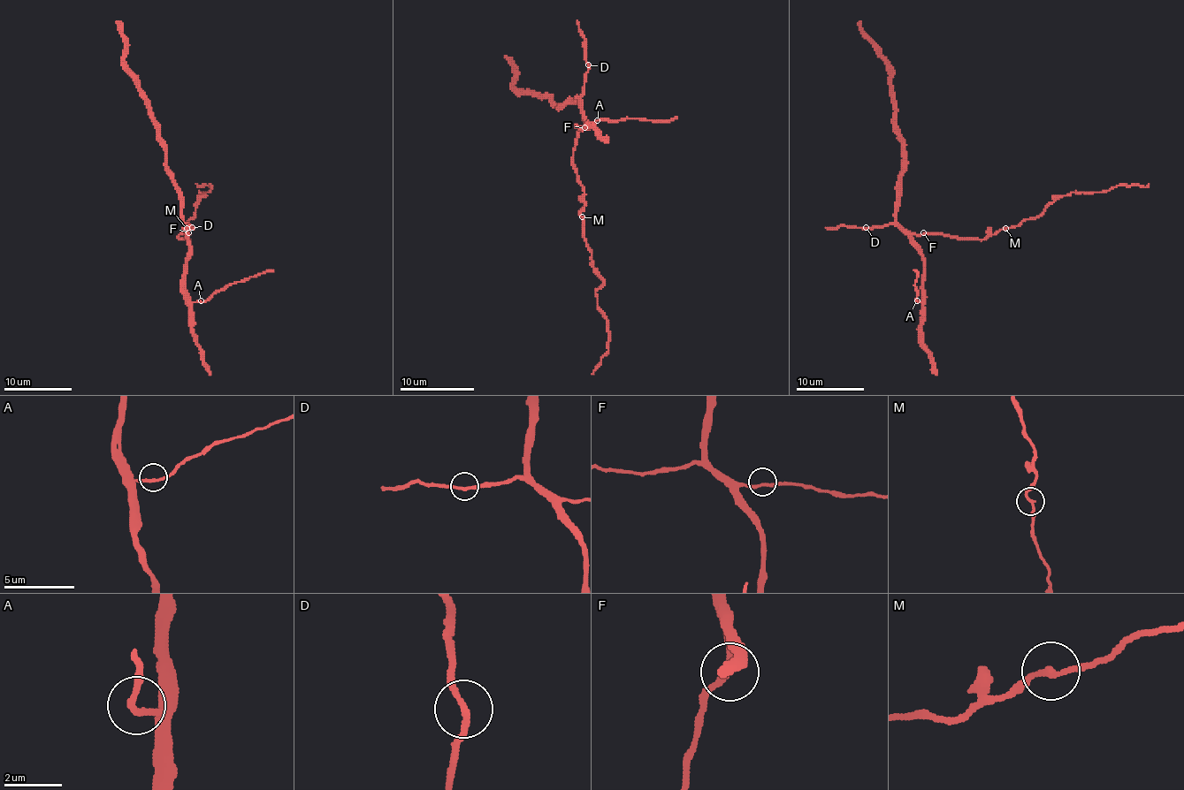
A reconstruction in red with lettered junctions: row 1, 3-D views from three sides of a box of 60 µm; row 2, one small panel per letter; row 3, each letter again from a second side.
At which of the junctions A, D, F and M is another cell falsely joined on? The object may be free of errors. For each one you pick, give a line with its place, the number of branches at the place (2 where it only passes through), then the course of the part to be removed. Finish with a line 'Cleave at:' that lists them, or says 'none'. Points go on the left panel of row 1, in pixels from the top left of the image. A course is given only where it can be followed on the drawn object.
Cleave at: none

